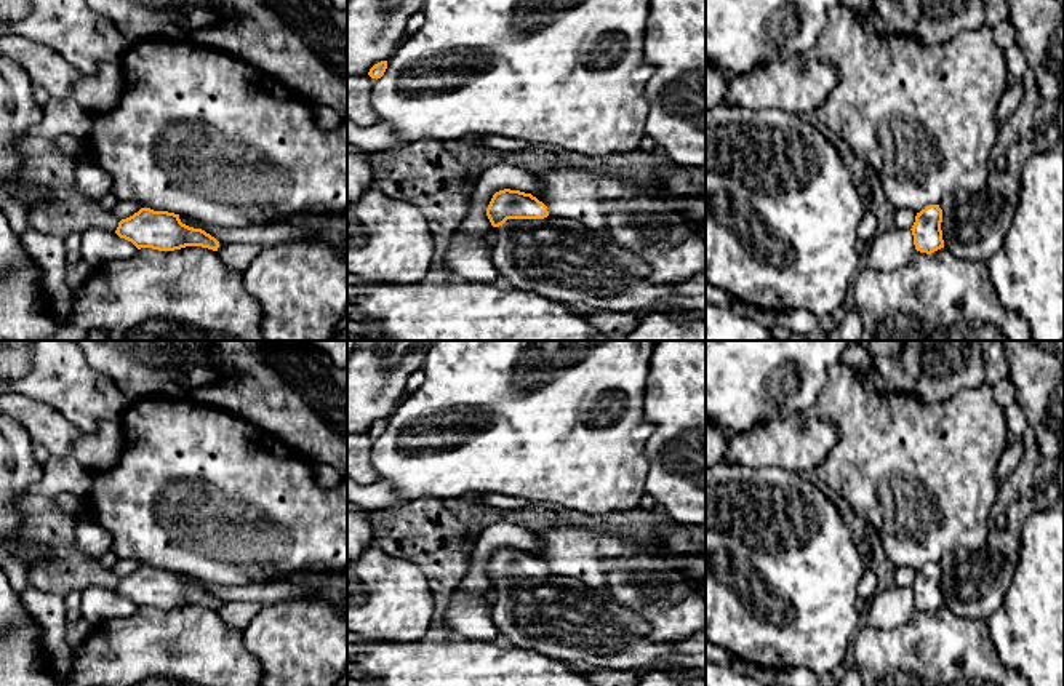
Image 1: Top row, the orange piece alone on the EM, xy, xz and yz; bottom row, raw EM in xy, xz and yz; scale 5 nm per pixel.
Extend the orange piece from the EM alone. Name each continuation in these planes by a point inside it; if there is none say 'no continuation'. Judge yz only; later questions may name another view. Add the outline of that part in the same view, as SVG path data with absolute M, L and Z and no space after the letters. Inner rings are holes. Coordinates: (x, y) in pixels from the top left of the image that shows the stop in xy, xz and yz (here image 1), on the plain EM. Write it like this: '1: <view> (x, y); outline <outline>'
1: yz (973, 584); outline M957 548L941 558L944 606L962 619L987 619L1002 603L1011 584L1016 560L1006 558L998 550L979 548L976 552Z

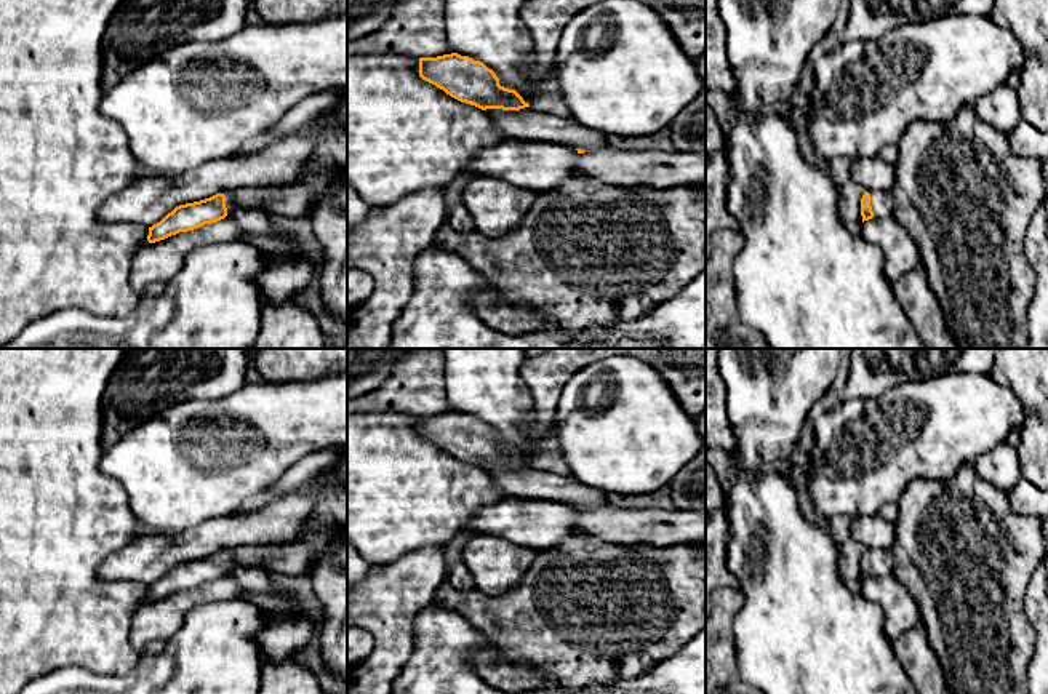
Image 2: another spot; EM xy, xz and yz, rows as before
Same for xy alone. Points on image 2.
1: xy (298, 557); outline M336 529L323 544L312 545L302 536L290 544L267 547L230 547L226 552L227 572L237 566L261 566L266 571L291 576L306 574L325 558L342 552L344 532Z

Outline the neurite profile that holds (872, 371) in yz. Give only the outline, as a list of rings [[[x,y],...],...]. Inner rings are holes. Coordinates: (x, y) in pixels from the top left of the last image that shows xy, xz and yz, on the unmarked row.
[[[850,349],[850,373],[842,403],[877,400],[893,387],[947,371],[990,376],[992,349]]]

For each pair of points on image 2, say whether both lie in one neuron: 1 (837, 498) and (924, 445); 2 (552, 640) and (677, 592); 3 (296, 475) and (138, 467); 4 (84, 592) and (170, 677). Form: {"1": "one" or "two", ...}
{"1": "one", "2": "one", "3": "two", "4": "two"}

